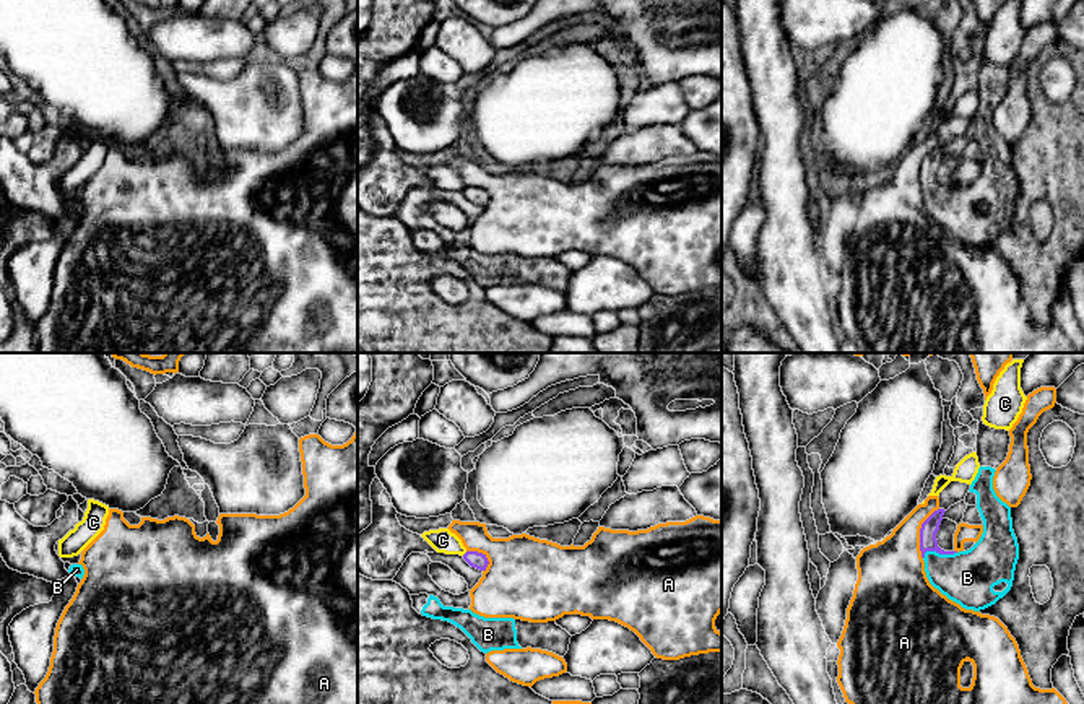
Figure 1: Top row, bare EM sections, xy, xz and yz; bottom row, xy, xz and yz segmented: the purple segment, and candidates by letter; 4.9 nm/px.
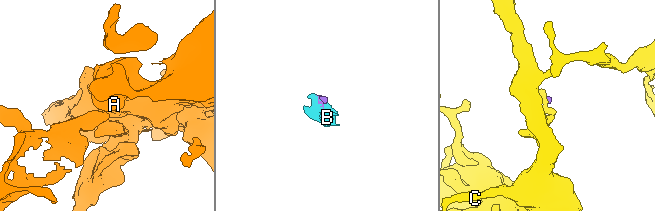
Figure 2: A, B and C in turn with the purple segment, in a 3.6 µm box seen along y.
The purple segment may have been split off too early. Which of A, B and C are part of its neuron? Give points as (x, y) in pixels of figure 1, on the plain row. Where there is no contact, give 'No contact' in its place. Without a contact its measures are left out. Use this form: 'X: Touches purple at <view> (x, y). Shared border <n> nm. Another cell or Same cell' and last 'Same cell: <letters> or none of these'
A: Touches purple at yz (920, 169). Shared border 260 nm. Another cell
B: Touches purple at yz (938, 187). Shared border 170 nm. Same cell
C: Touches purple at xz (465, 189). Shared border 40 nm. Another cell
Same cell: B

